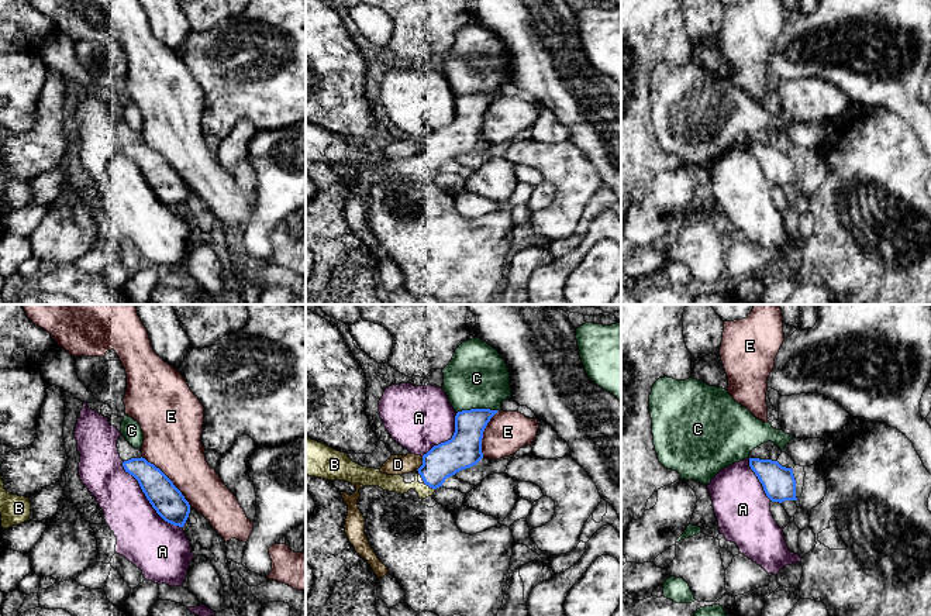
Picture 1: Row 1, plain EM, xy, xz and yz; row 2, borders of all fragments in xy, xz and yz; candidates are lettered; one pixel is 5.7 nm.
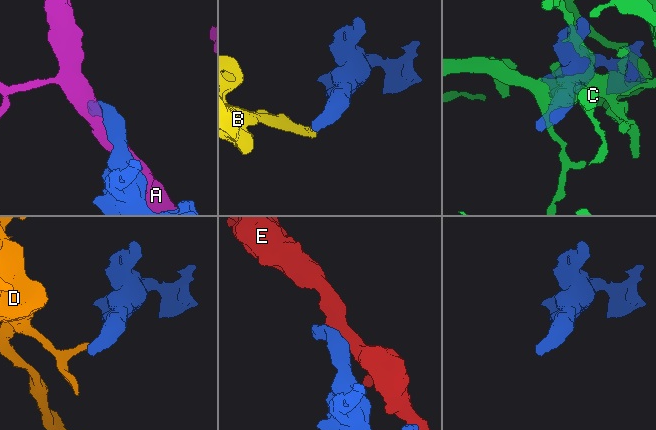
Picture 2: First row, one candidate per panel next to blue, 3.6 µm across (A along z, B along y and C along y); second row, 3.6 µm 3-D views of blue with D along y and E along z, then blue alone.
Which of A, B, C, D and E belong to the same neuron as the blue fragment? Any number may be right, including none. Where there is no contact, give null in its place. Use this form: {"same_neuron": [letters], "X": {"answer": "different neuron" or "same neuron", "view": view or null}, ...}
{"same_neuron": ["B"], "A": {"answer": "different neuron", "view": "xy"}, "B": {"answer": "same neuron", "view": "xz"}, "C": {"answer": "different neuron", "view": "xz"}, "D": {"answer": "different neuron", "view": "xz"}, "E": {"answer": "different neuron", "view": "xy"}}

